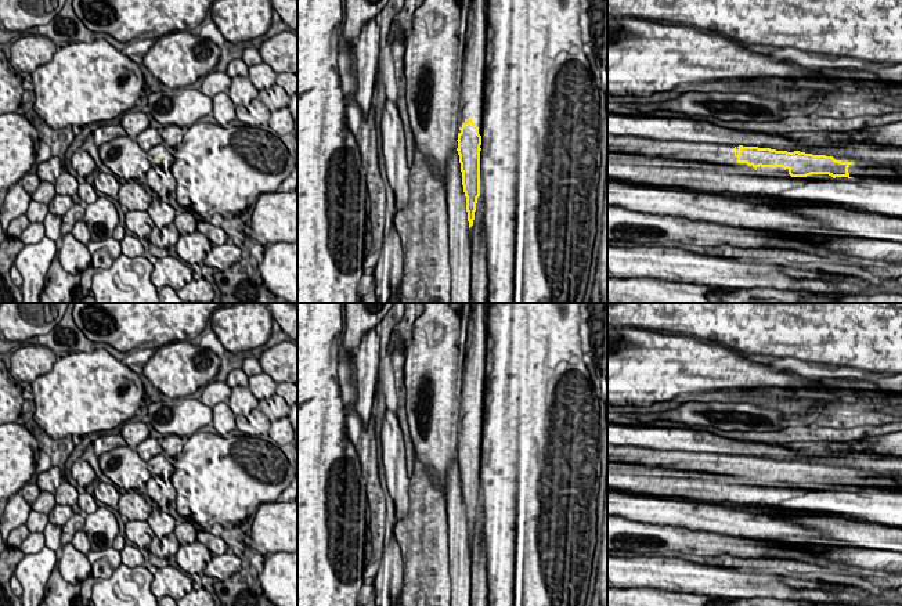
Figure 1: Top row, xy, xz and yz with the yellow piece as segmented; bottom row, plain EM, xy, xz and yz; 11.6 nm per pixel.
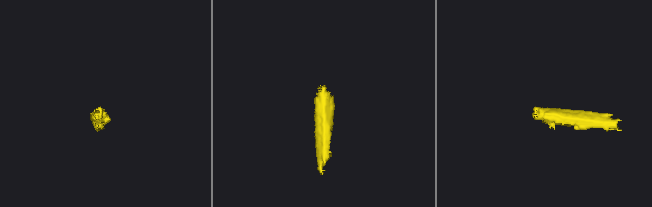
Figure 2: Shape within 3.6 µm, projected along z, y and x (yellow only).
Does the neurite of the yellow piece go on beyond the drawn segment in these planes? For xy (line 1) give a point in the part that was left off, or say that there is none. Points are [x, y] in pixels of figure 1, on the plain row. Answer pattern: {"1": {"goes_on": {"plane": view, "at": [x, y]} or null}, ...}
{"1": {"goes_on": null}}

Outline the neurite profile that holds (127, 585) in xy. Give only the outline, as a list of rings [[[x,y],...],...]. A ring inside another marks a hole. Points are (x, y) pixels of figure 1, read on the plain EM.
[[[120,564],[109,578],[95,578],[94,606],[159,606],[151,591],[154,574],[144,566]]]

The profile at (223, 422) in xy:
[[[219,403],[213,408],[212,429],[220,436],[230,436],[235,429],[235,414],[231,411],[227,403]]]

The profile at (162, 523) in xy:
[[[154,509],[147,519],[147,523],[152,529],[154,534],[159,538],[173,533],[176,527],[176,520],[173,516],[160,509]]]

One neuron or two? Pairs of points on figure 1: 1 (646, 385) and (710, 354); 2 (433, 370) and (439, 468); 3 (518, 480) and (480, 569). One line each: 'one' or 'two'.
1: one
2: one
3: two

